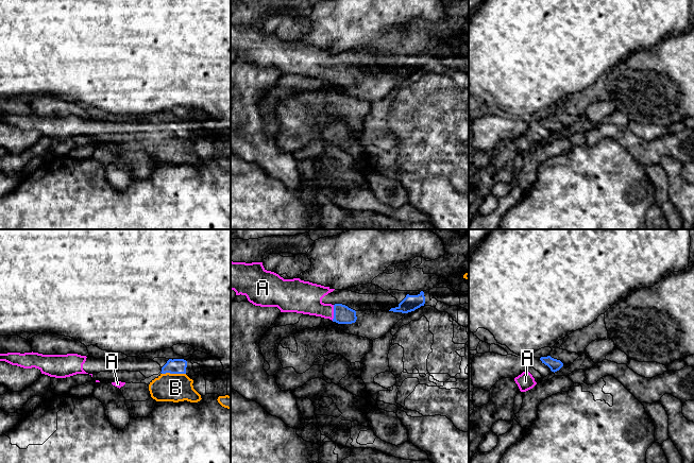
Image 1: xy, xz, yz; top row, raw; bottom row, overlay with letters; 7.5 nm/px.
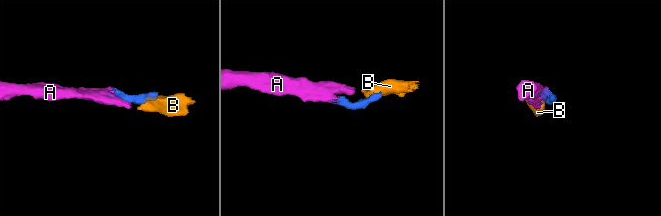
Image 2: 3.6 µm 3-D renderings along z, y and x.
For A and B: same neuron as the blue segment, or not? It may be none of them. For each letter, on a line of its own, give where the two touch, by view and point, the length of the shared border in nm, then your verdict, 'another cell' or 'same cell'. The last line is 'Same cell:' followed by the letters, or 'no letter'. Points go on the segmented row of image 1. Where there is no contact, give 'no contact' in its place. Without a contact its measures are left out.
A: meets blue in xz at (334, 312); contact 120 nm long; same cell
B: meets blue in xy at (173, 373); contact 180 nm long; same cell
Same cell: A, B

